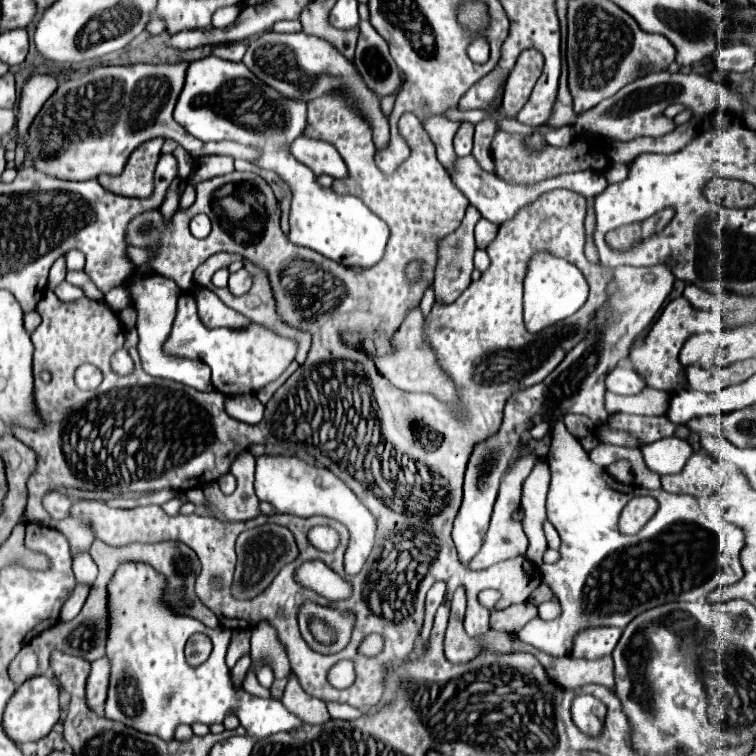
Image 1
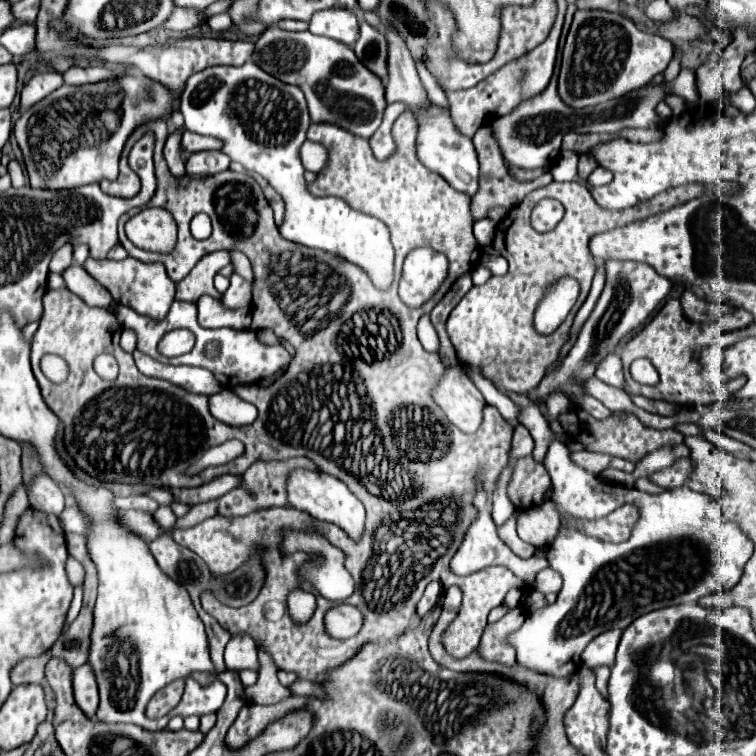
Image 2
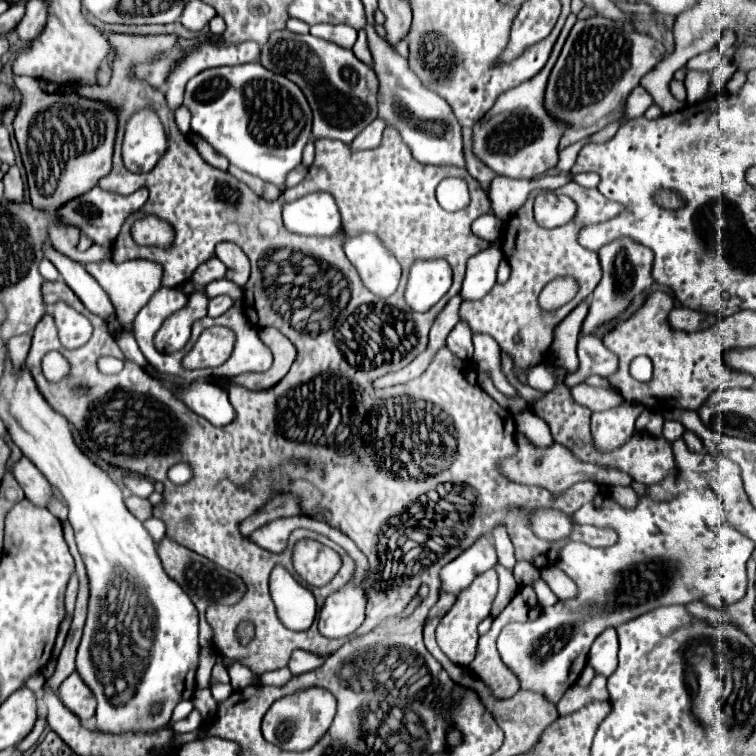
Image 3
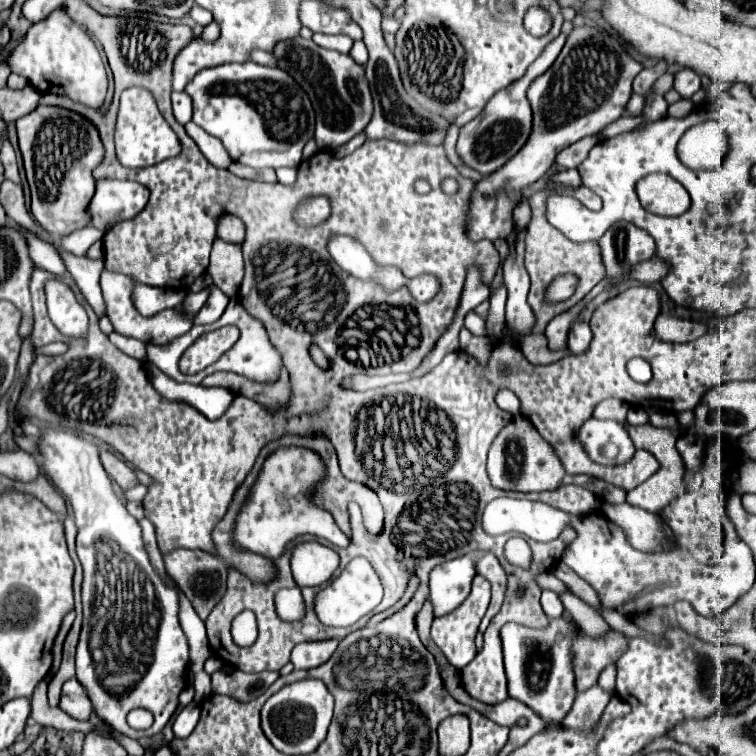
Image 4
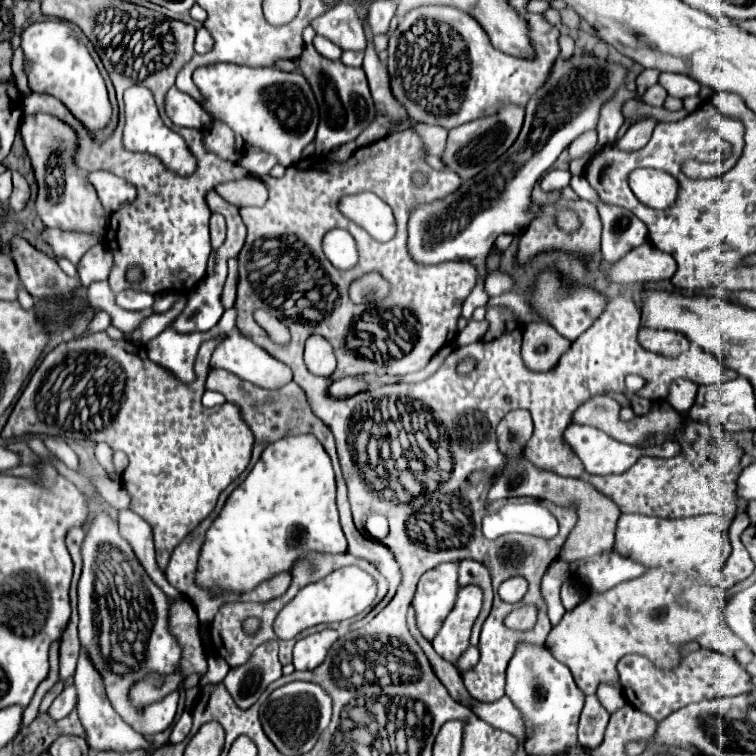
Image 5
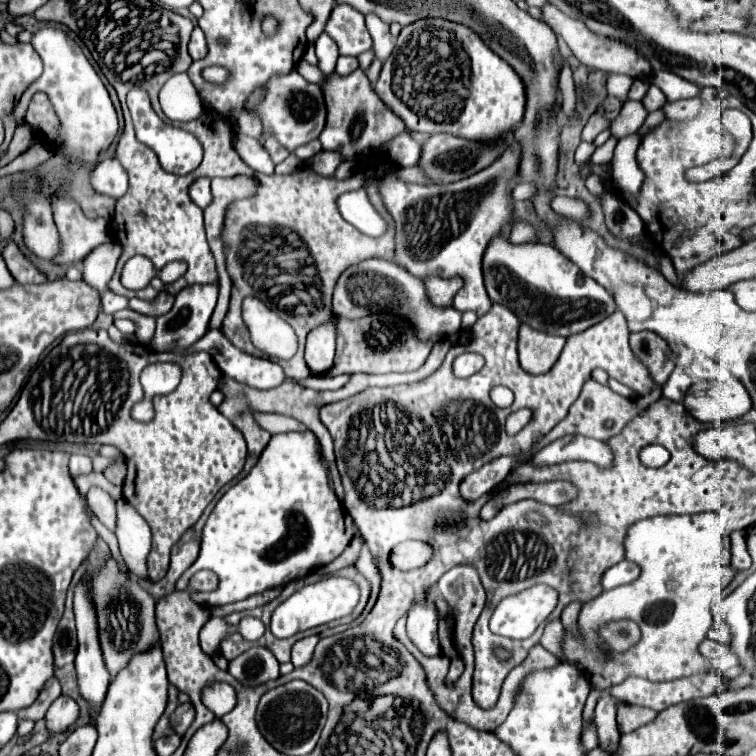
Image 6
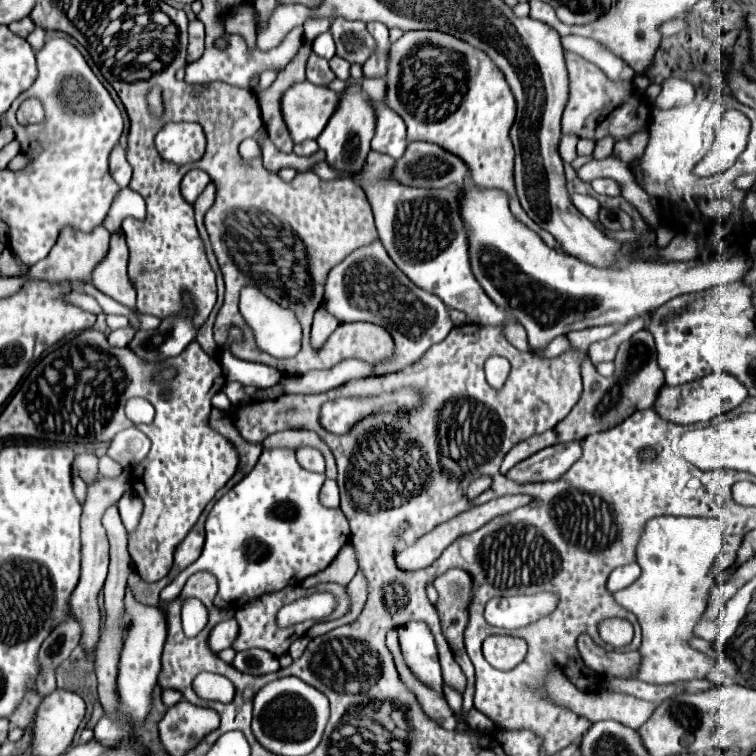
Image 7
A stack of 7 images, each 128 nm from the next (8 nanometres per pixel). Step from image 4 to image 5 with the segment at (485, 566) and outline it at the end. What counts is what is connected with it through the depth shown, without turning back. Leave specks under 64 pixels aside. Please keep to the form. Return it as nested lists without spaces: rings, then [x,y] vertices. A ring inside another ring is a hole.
[[[462,560],[458,564],[458,586],[468,586],[468,584],[474,584],[474,586],[480,586],[482,592],[484,592],[484,600],[482,600],[482,610],[472,626],[472,646],[476,646],[476,638],[480,636],[480,628],[492,608],[492,584],[490,584],[490,572],[480,564],[480,562],[474,562],[474,560]]]

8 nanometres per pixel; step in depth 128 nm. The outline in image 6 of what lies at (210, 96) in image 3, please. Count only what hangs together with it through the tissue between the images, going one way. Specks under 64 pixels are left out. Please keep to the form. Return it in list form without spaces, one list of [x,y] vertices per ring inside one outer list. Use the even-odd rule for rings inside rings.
[[[212,66],[212,68],[206,68],[206,70],[204,70],[204,78],[210,80],[210,82],[224,82],[224,80],[228,78],[228,72],[226,72],[224,68]],[[296,70],[276,76],[266,82],[266,96],[260,106],[252,110],[256,116],[260,116],[264,124],[264,132],[278,138],[278,142],[294,152],[294,148],[308,144],[310,140],[316,140],[324,128],[326,122],[326,104],[322,96],[322,88],[316,84],[310,84],[304,80]]]

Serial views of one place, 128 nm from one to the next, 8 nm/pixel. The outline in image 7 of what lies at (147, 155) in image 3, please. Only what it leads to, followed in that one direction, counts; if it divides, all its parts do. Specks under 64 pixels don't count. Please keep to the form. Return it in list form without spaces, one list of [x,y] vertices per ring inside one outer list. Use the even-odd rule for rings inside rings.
[[[166,124],[155,136],[155,146],[160,156],[174,164],[188,164],[204,154],[206,138],[198,124]]]

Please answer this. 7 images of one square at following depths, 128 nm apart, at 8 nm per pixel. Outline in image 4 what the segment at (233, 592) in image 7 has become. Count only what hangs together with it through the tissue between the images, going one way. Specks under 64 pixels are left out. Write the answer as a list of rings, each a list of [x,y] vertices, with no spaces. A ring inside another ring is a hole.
[[[280,446],[270,454],[250,490],[250,496],[242,504],[234,522],[234,546],[276,560],[284,554],[284,538],[296,538],[302,534],[334,538],[338,548],[346,548],[350,542],[344,532],[336,526],[332,514],[318,508],[312,502],[312,490],[320,486],[326,476],[324,460],[310,448]]]

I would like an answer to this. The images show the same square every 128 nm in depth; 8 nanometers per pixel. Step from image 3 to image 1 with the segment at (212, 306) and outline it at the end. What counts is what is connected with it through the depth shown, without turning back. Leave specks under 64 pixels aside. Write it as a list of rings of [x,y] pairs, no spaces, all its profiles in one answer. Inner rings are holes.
[[[242,268],[234,274],[230,274],[230,280],[228,280],[228,290],[234,294],[234,296],[242,296],[250,290],[252,286],[252,276]]]

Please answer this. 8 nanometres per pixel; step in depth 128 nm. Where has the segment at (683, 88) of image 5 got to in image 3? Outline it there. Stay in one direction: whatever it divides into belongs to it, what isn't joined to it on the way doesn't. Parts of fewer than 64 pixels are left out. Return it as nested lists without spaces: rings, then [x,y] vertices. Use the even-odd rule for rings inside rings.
[[[688,72],[684,78],[684,86],[688,92],[688,104],[702,100],[710,88],[710,74],[708,72]]]

